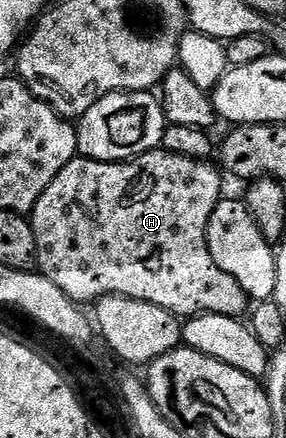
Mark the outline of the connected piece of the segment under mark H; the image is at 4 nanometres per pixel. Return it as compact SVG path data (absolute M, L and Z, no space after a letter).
M163 147L153 149L149 153L127 161L102 162L77 156L76 160L71 161L56 176L54 183L50 183L50 187L46 187L46 191L42 191L42 199L38 199L38 203L32 208L30 220L36 244L35 268L46 279L50 279L50 283L54 283L54 287L58 287L71 301L77 303L85 303L84 301L95 303L101 297L118 295L119 297L138 299L142 303L154 303L154 307L162 307L181 319L197 317L200 313L243 318L250 309L249 297L244 294L242 287L238 287L238 283L234 279L230 279L230 275L226 275L226 271L222 271L216 266L208 250L208 224L210 223L210 215L214 215L214 207L222 199L223 193L220 192L224 189L223 180L225 181L225 178L215 164L195 161L177 153L167 153Z

